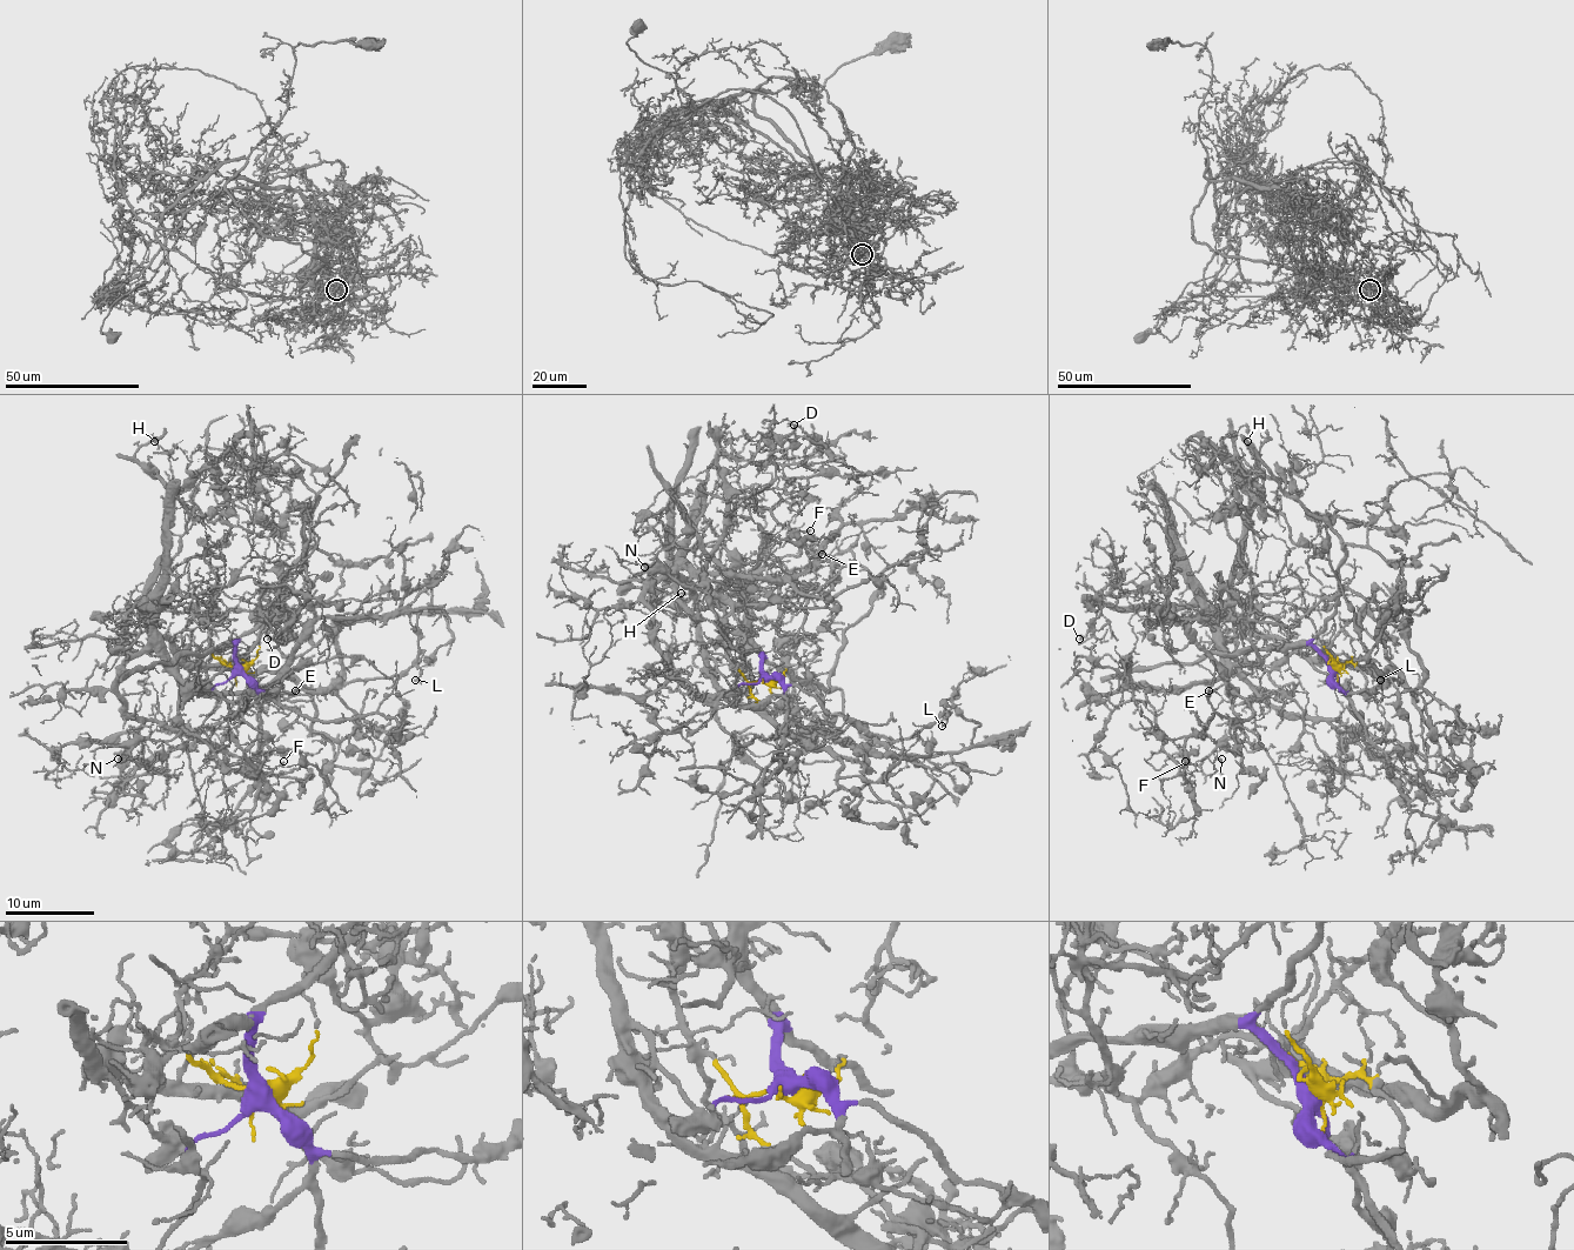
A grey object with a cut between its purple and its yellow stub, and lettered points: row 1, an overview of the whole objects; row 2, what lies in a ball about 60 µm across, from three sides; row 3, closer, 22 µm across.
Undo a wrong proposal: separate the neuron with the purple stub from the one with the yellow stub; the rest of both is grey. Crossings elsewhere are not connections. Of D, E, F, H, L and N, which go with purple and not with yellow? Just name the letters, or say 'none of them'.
L

